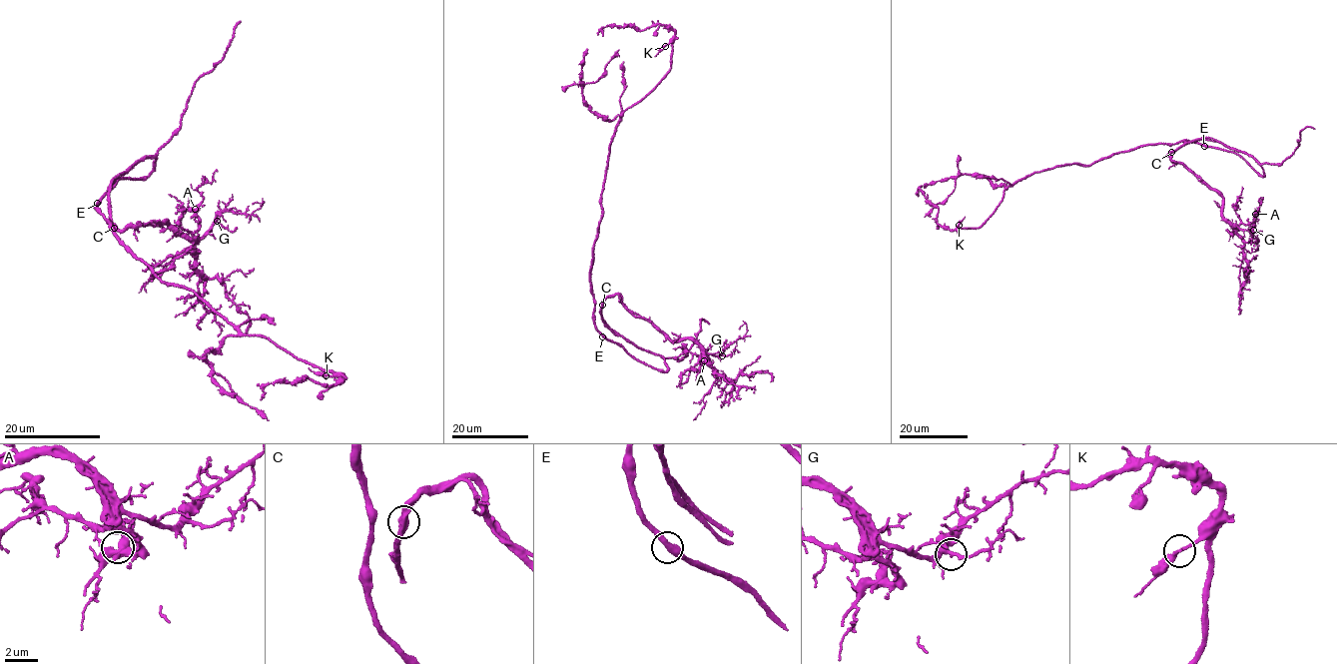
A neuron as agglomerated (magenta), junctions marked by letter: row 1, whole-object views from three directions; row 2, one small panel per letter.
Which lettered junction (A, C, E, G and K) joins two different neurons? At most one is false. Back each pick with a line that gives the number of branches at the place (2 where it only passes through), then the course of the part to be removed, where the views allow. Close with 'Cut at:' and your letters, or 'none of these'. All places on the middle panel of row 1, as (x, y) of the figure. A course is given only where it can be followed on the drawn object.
Cut at: none of these

